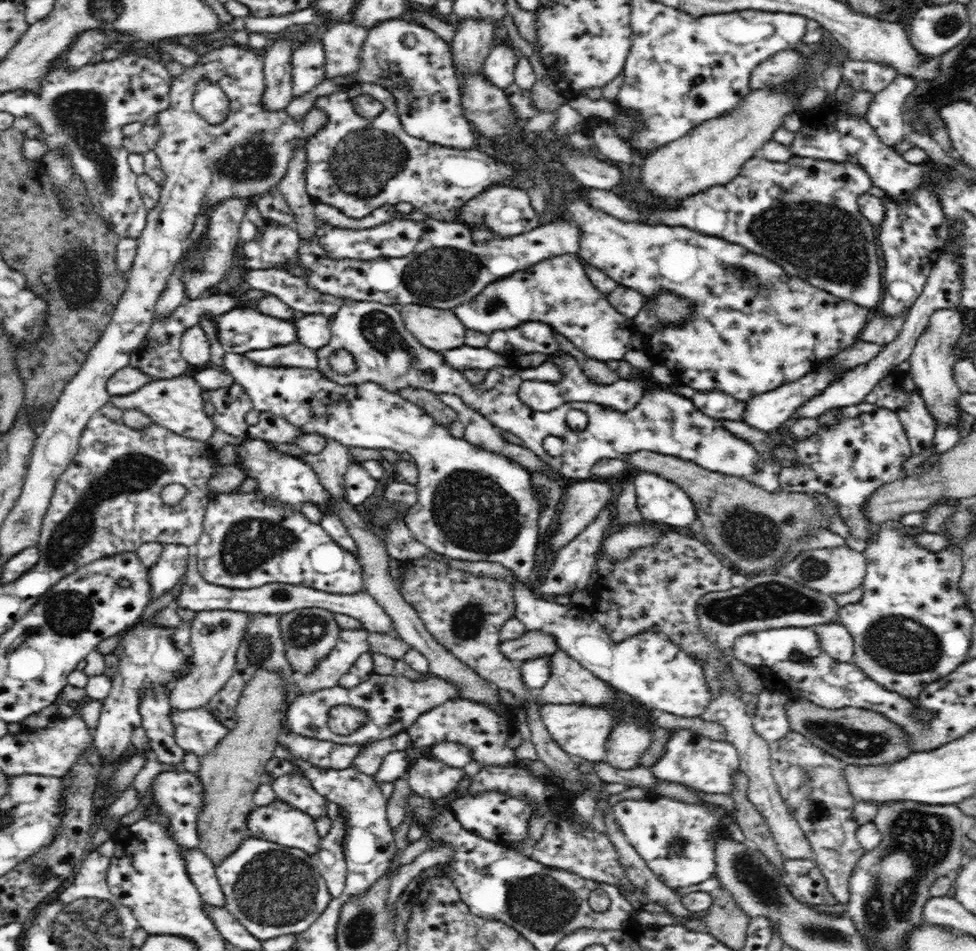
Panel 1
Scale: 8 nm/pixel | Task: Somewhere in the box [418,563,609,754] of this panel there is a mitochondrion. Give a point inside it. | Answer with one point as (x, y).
(466, 623)

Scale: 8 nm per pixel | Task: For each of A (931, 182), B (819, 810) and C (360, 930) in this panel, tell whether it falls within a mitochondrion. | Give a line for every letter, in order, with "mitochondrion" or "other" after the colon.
A: other
B: mitochondrion
C: mitochondrion

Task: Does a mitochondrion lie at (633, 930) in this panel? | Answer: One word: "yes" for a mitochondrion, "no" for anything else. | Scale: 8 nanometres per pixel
no

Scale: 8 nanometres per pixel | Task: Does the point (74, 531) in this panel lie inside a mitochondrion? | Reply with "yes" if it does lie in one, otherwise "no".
yes

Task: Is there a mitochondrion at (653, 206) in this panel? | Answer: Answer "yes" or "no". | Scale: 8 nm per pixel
no

